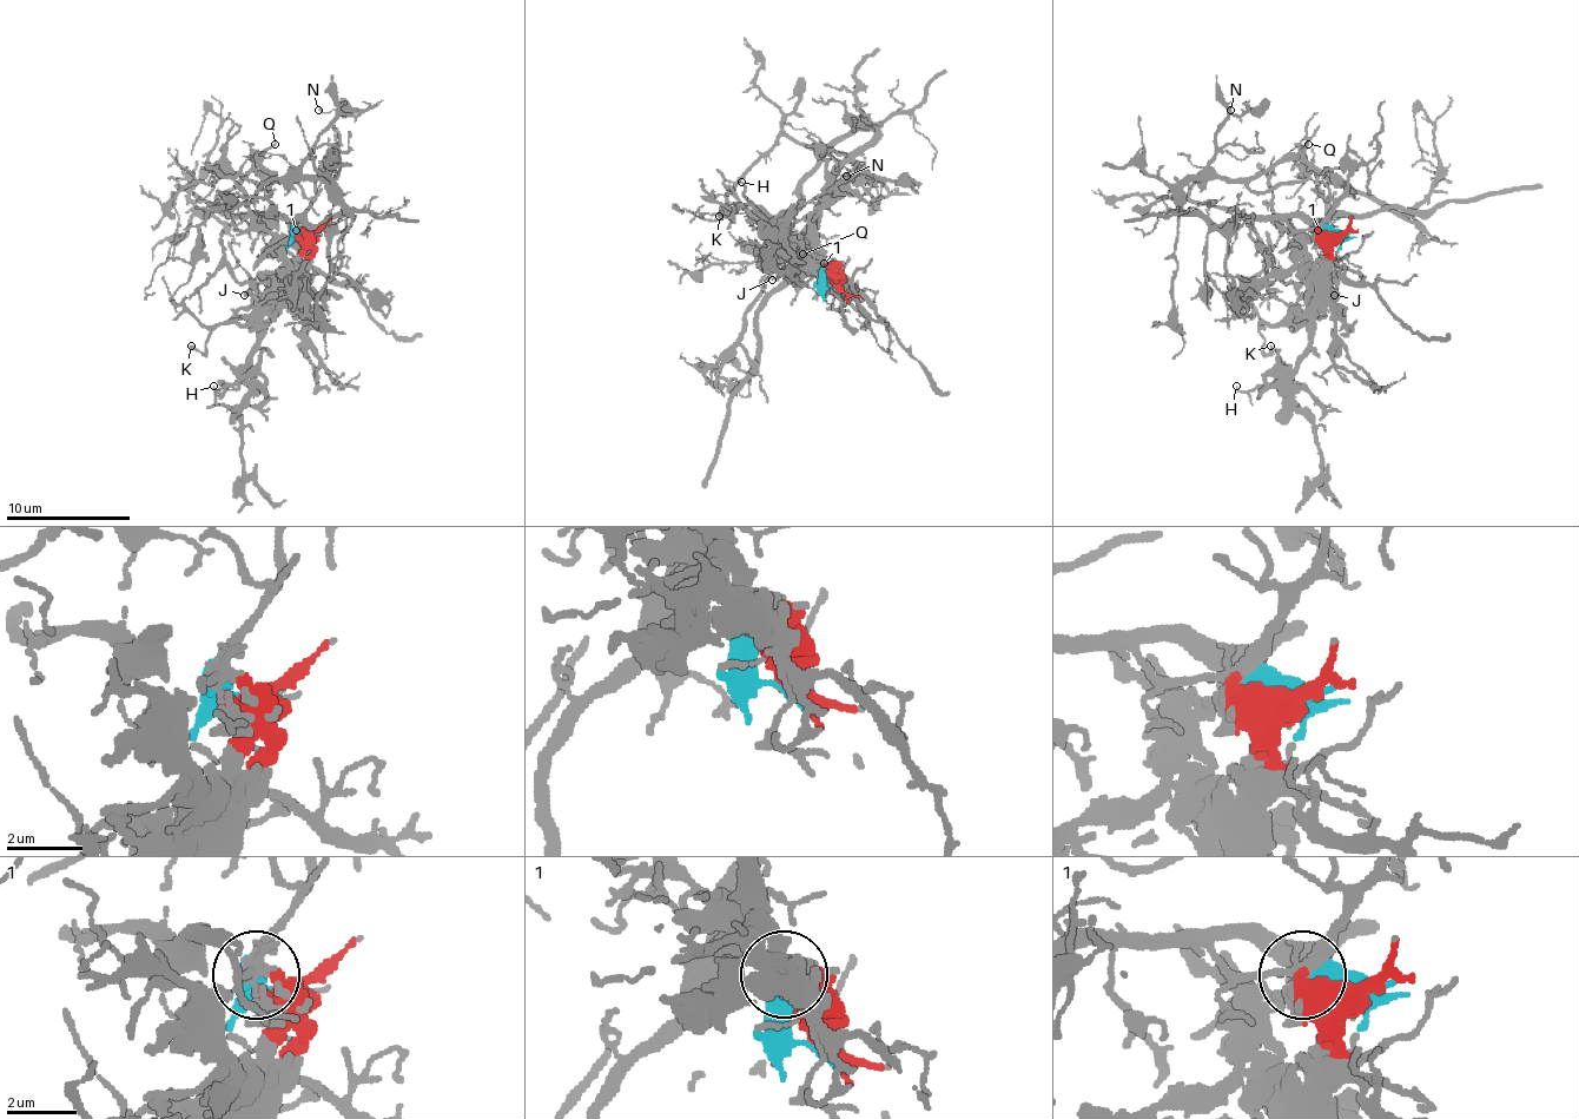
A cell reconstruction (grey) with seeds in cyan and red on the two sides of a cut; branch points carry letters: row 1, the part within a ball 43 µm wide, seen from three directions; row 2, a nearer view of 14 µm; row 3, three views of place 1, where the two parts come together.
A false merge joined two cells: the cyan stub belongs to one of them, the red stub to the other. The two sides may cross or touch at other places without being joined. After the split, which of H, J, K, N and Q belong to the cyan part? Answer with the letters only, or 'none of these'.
N, Q

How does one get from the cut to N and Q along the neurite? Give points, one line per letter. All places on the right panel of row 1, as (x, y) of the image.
N: (1345, 234), (1292, 230), (1282, 221), (1208, 224), (1186, 211), (1183, 190), (1214, 156), (1214, 133), (1229, 109)
Q: (1345, 234), (1292, 230), (1282, 221), (1208, 224), (1183, 208), (1193, 180), (1261, 177), (1297, 158), (1307, 143)

